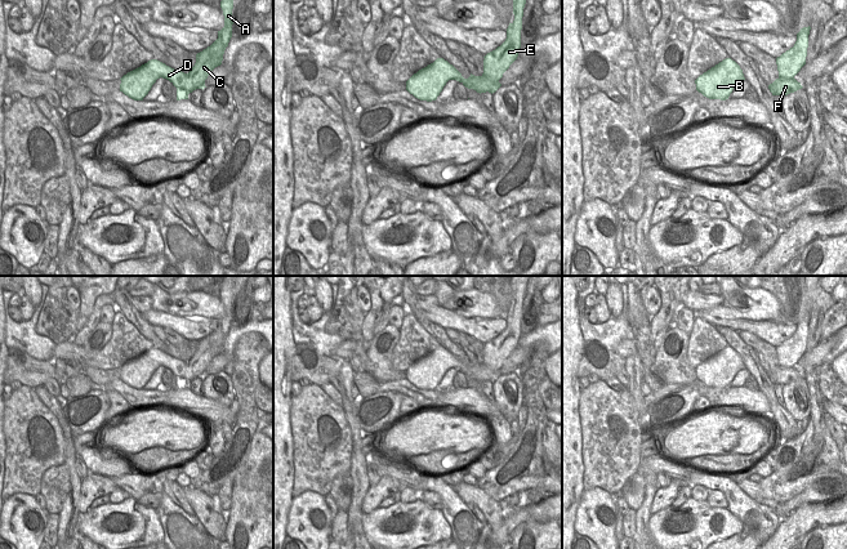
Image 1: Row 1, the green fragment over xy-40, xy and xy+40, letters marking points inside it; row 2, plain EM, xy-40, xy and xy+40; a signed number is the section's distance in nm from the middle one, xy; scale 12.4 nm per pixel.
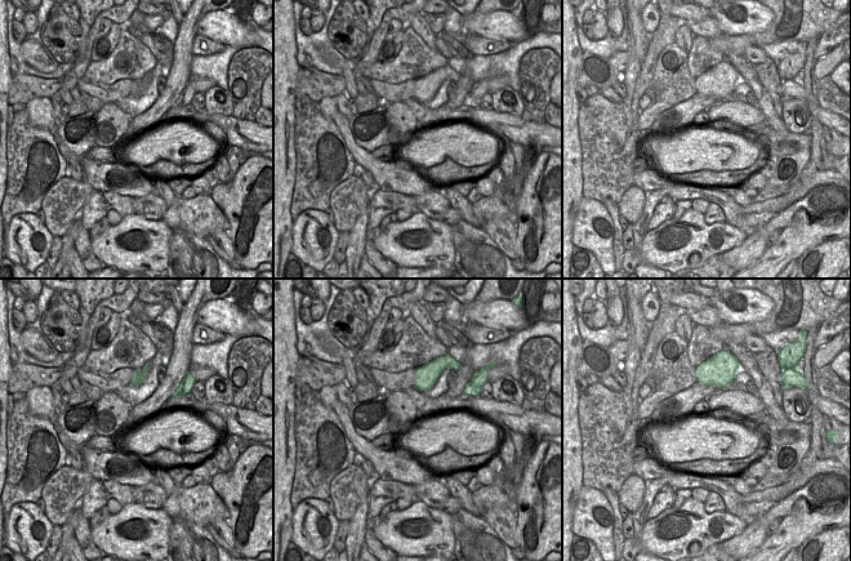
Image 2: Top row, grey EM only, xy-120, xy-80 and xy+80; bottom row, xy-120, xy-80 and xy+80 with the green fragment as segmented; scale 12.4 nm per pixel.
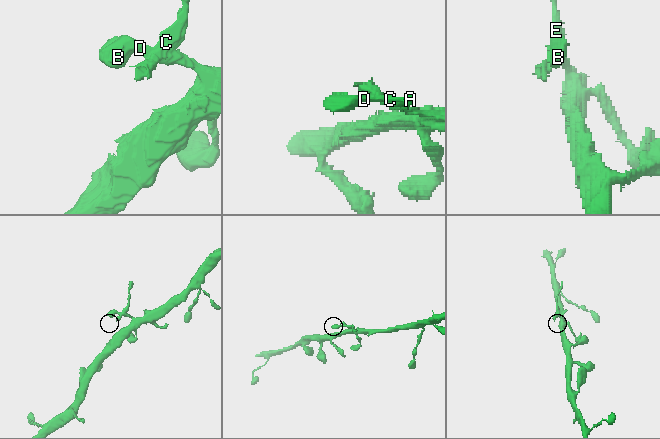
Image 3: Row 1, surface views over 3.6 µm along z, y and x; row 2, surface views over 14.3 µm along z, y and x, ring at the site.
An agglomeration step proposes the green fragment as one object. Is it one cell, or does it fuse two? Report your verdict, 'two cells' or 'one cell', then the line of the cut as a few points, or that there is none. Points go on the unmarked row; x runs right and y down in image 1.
two cells; cut in xy-40 along (195, 352), (194, 374), (196, 376)

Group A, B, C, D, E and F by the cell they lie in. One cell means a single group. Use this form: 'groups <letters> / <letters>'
groups A C E / B D F

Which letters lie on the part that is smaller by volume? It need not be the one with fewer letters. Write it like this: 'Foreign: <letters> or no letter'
Foreign: A, C, E

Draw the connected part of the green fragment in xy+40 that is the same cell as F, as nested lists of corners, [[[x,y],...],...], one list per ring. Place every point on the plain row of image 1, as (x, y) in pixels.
[[[776,367],[772,372],[768,374],[770,380],[772,384],[788,384],[794,381],[803,375],[795,367]]]

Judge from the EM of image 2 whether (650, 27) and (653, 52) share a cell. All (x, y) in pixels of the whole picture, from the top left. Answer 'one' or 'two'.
two

